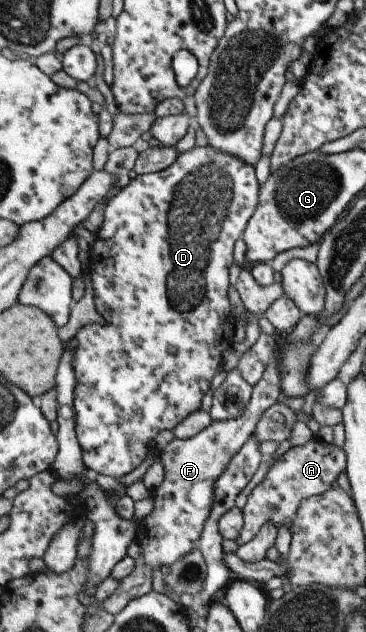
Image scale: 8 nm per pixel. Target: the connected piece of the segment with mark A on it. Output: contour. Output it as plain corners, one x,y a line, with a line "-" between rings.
314,437
306,445
292,446
276,460
266,473
266,477
250,491
246,505
240,510
243,519
242,528
233,541
237,546
246,544
266,521
275,526
275,531
282,523
289,529
300,501
327,491
340,471
346,472
345,456
342,449
337,449
332,443
322,443

